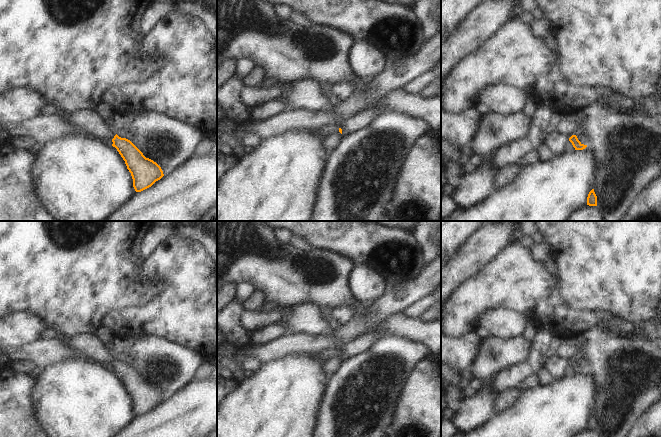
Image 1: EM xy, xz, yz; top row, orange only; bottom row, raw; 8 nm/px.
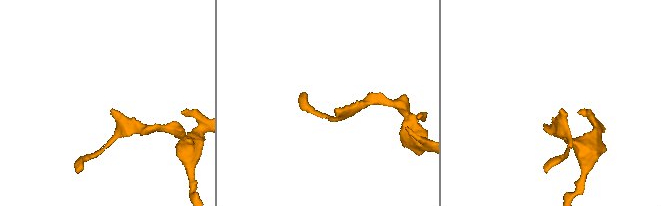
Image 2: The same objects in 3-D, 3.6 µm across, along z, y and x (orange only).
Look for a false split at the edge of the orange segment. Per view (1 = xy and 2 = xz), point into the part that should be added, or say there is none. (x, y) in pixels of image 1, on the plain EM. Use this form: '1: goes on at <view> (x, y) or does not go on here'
1: goes on at xy (87, 345)
2: goes on at xz (323, 355)

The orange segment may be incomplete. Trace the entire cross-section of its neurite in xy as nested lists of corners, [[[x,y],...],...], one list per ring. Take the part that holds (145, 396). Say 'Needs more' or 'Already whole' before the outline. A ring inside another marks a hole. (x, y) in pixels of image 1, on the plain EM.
Needs more. [[[79,334],[68,337],[63,342],[88,360],[112,364],[112,370],[117,373],[131,397],[136,416],[151,411],[164,400],[161,391],[156,386],[146,382],[130,364],[119,361],[95,334]]]

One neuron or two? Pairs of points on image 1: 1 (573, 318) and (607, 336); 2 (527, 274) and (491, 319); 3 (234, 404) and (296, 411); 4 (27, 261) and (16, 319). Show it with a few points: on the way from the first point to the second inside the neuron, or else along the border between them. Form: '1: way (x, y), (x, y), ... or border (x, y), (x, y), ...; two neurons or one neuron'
1: border (597, 323), (583, 333), (570, 338); two neurons
2: border (522, 314), (503, 308), (489, 308), (478, 315); two neurons
3: way (249, 411), (281, 411); one neuron
4: border (10, 313), (32, 312), (40, 318); two neurons

